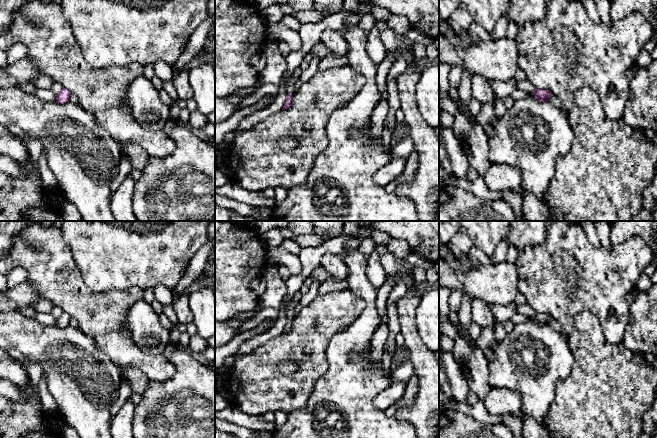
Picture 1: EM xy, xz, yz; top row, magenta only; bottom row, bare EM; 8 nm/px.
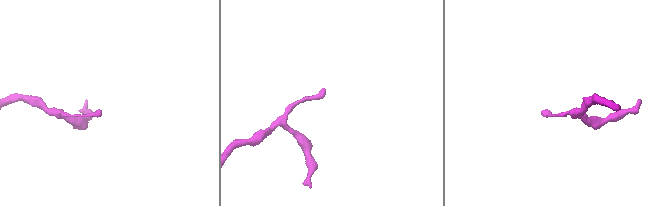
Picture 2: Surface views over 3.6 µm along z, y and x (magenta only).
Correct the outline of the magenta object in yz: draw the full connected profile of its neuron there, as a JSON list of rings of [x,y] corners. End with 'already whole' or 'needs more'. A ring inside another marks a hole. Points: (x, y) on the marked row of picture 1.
[[[536,89],[534,97],[541,102],[548,102],[552,93],[549,90]]] | already whole

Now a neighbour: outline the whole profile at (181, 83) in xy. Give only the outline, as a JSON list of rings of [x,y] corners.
[[[188,70],[177,72],[172,81],[177,91],[178,99],[187,101],[193,98],[193,91],[189,83]]]

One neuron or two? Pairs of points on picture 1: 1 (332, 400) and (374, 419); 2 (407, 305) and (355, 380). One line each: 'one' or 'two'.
1: one
2: two

